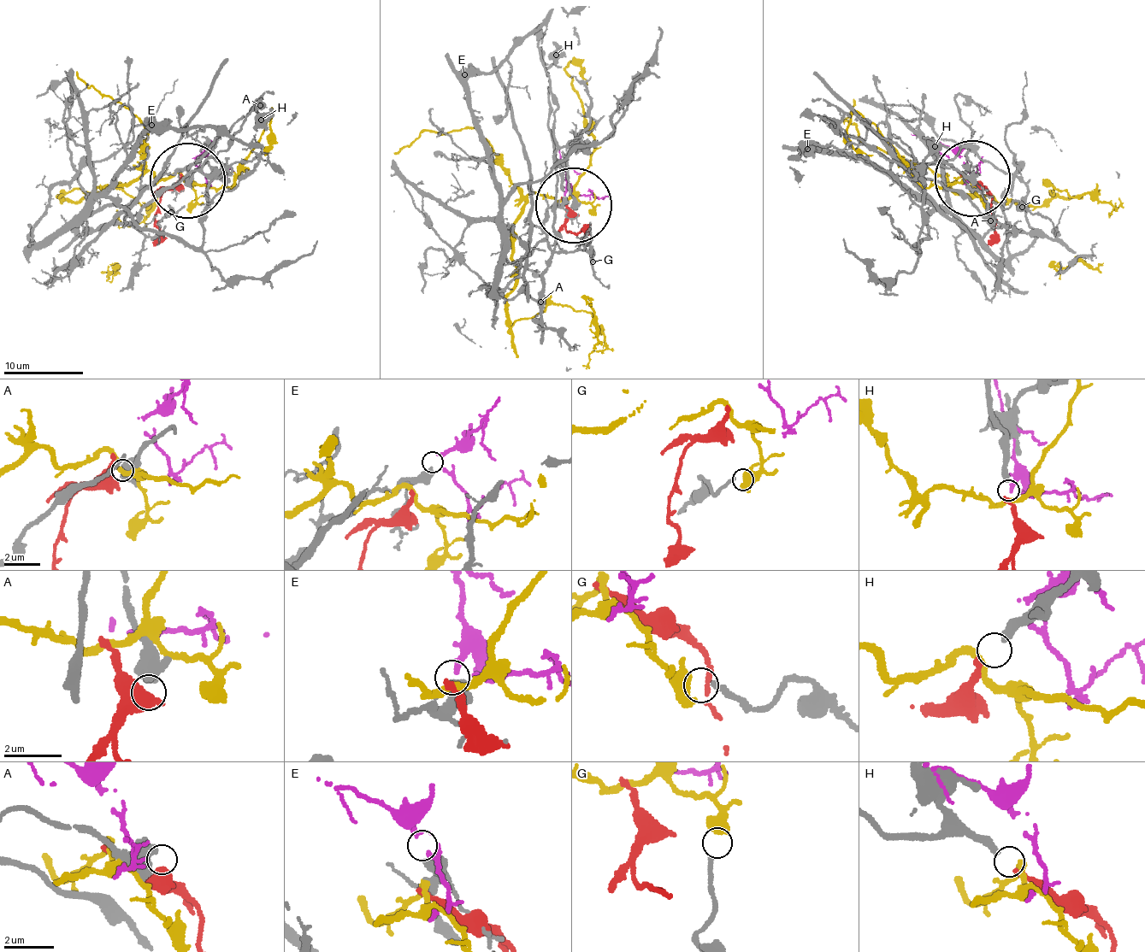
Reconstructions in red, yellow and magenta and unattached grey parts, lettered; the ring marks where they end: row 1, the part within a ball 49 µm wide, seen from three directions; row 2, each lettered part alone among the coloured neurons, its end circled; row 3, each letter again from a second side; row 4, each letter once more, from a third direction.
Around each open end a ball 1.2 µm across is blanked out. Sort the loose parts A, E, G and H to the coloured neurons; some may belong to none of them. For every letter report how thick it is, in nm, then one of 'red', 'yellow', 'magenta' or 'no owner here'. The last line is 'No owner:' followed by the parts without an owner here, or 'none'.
A: calibre 550 nm; no owner here
E: calibre 550 nm; magenta
G: calibre 170 nm; yellow
H: calibre 280 nm; red
No owner: A

